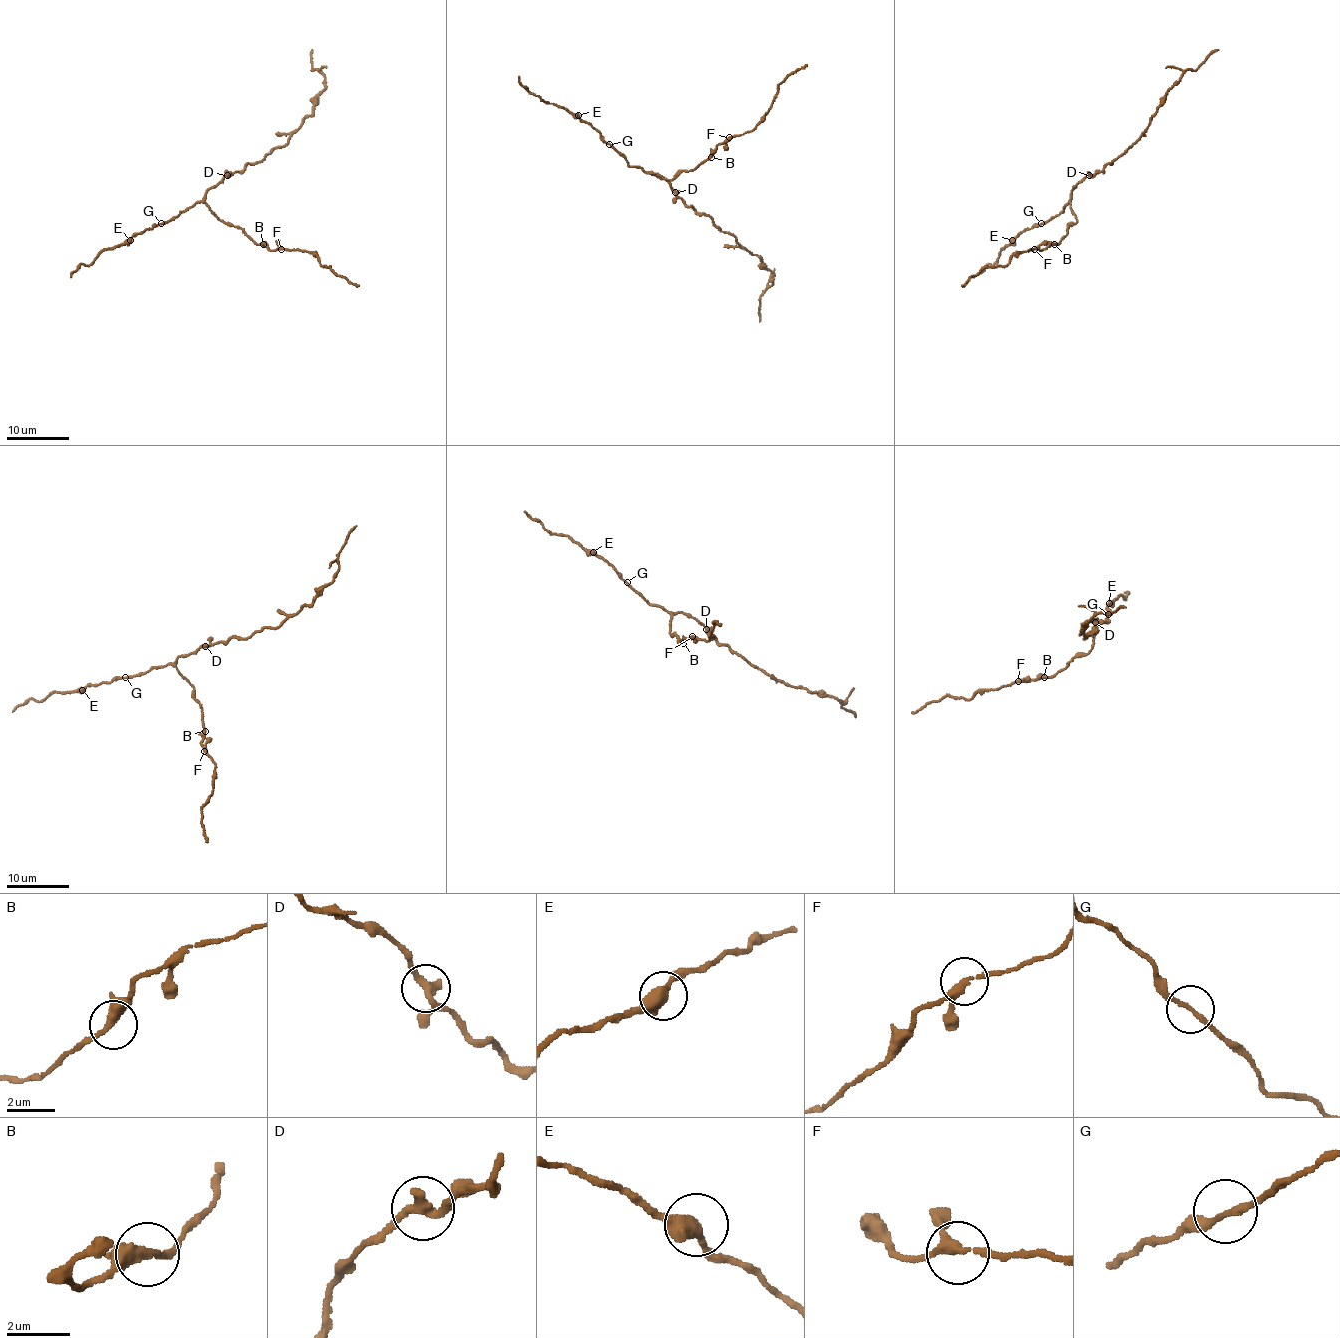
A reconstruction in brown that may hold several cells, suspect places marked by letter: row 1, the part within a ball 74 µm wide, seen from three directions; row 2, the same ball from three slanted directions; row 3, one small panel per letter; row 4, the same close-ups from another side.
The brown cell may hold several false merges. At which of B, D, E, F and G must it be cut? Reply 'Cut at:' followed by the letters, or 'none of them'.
Cut at: none of them

